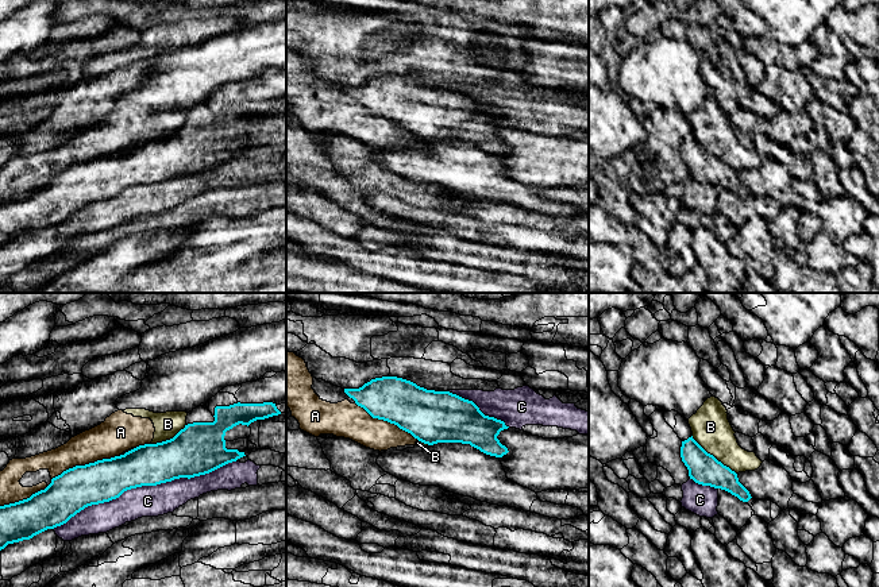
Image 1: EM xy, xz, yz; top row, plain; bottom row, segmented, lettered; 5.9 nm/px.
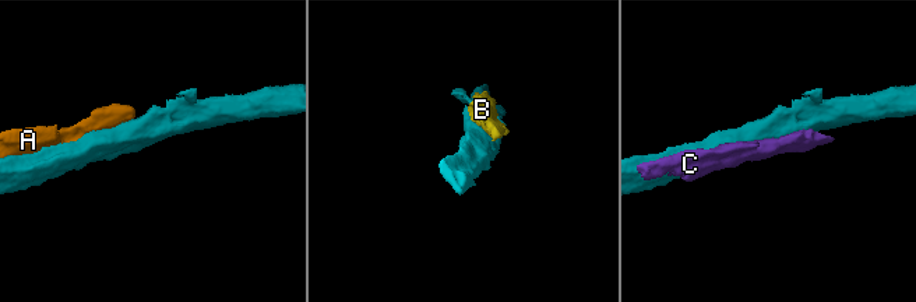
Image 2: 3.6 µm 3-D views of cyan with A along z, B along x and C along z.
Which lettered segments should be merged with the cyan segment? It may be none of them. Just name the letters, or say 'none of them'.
none of them

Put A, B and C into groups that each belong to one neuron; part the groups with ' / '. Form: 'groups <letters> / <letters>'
groups A B / C

